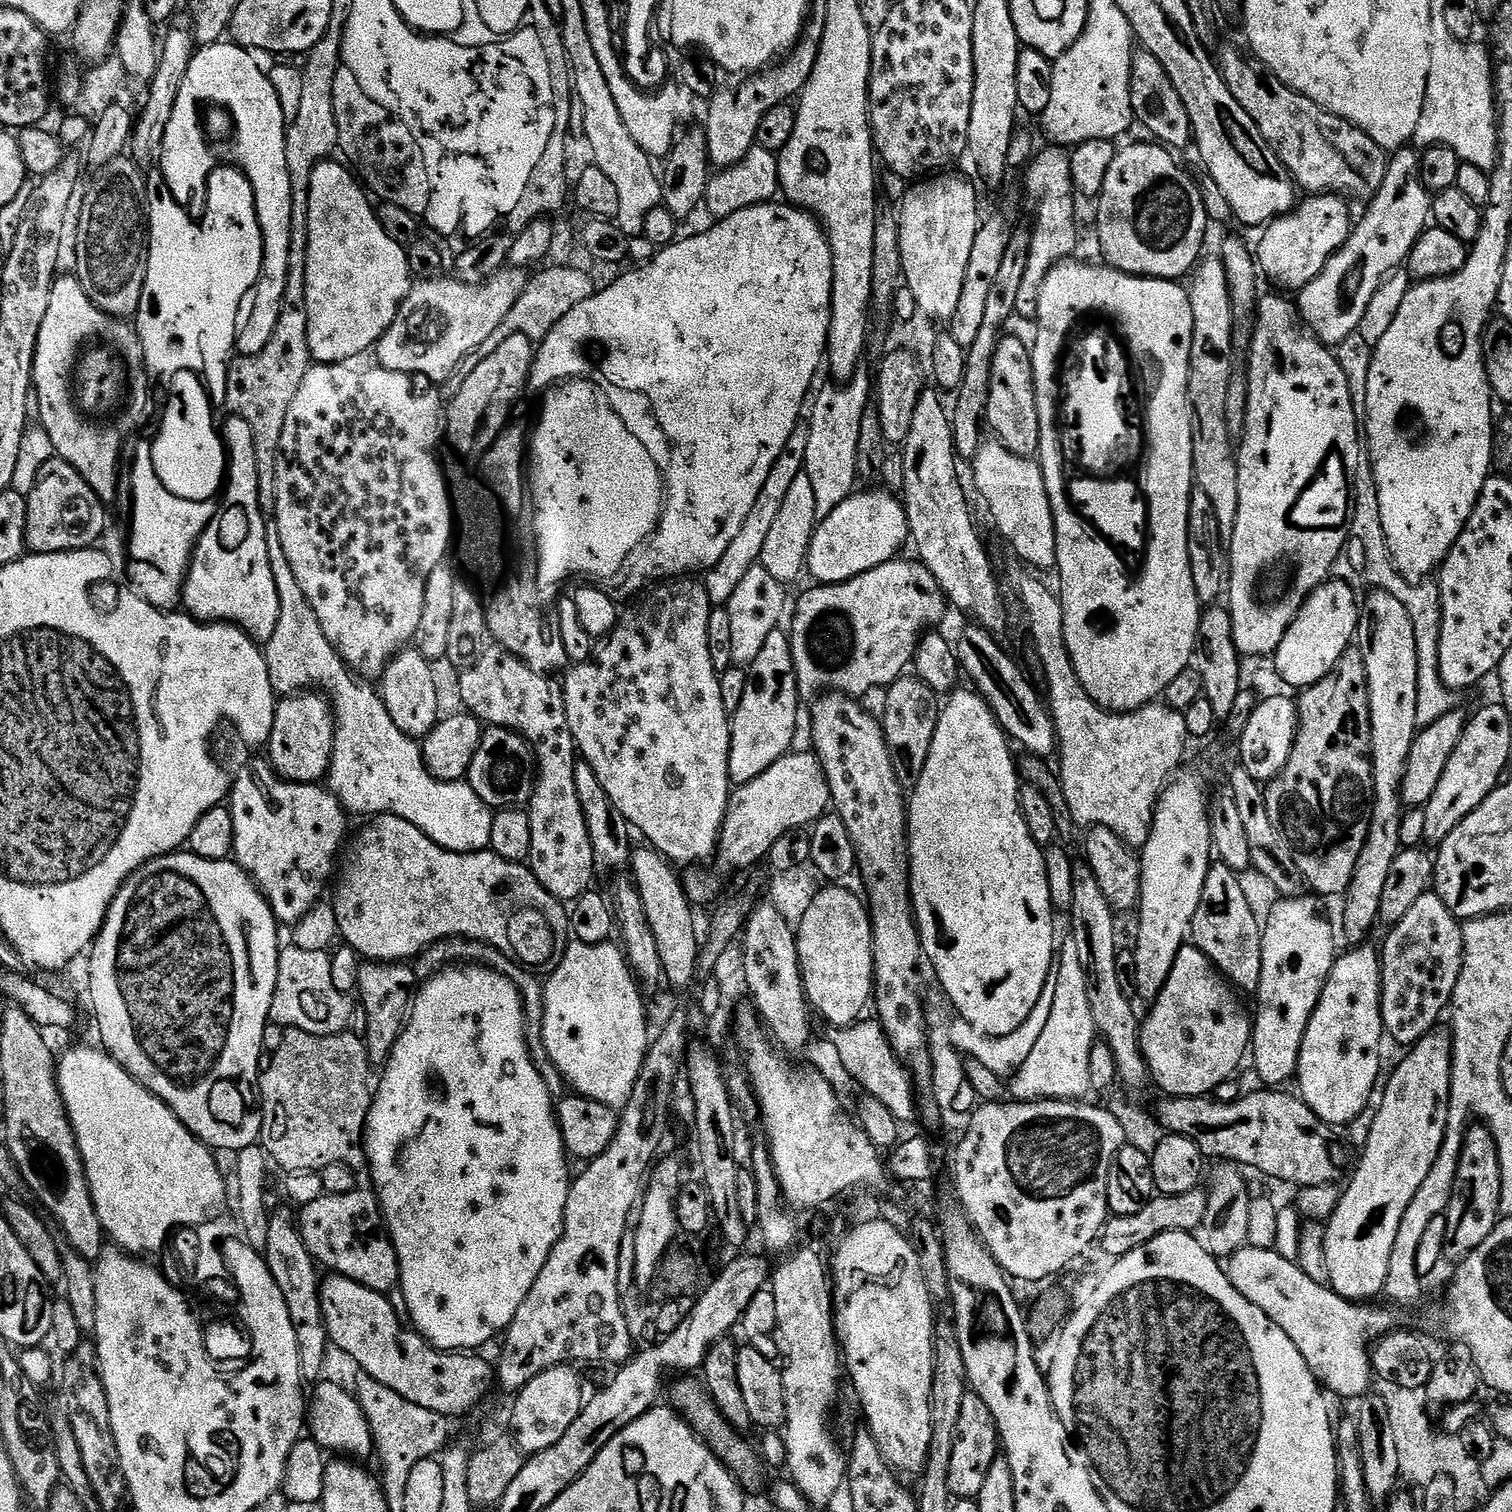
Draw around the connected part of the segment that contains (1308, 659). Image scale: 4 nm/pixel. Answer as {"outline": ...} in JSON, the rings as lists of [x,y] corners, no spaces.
{"outline":[[[1330,580],[1316,588],[1290,629],[1293,635],[1297,634],[1298,646],[1305,658],[1292,658],[1286,666],[1283,665],[1280,673],[1287,687],[1303,690],[1330,673],[1338,658],[1349,649],[1350,640],[1355,639],[1360,614],[1358,596],[1356,600],[1356,594],[1348,583]]]}

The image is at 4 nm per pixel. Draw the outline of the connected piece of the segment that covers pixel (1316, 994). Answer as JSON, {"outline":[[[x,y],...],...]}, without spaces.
{"outline":[[[1271,895],[1271,899],[1268,902],[1268,906],[1266,908],[1265,914],[1262,914],[1258,917],[1257,924],[1259,926],[1259,932],[1261,936],[1261,974],[1260,974],[1260,986],[1256,992],[1256,998],[1258,998],[1258,1004],[1256,1006],[1256,1014],[1253,1013],[1252,1016],[1252,1031],[1251,1031],[1251,1039],[1253,1040],[1254,1045],[1251,1047],[1250,1056],[1254,1058],[1254,1066],[1261,1078],[1262,1081],[1268,1083],[1269,1087],[1276,1088],[1286,1083],[1289,1083],[1294,1077],[1297,1069],[1297,1060],[1299,1058],[1299,1050],[1301,1048],[1301,1042],[1303,1040],[1303,1035],[1305,1033],[1305,1029],[1311,1017],[1311,1013],[1313,1012],[1316,1002],[1318,1002],[1318,998],[1320,998],[1325,991],[1326,981],[1329,979],[1330,973],[1334,968],[1334,958],[1336,956],[1336,952],[1334,950],[1333,942],[1326,938],[1329,934],[1330,930],[1326,923],[1318,916],[1318,908],[1316,906],[1317,899],[1315,897],[1306,898],[1304,896],[1296,897],[1295,896],[1279,896],[1279,895]]]}

